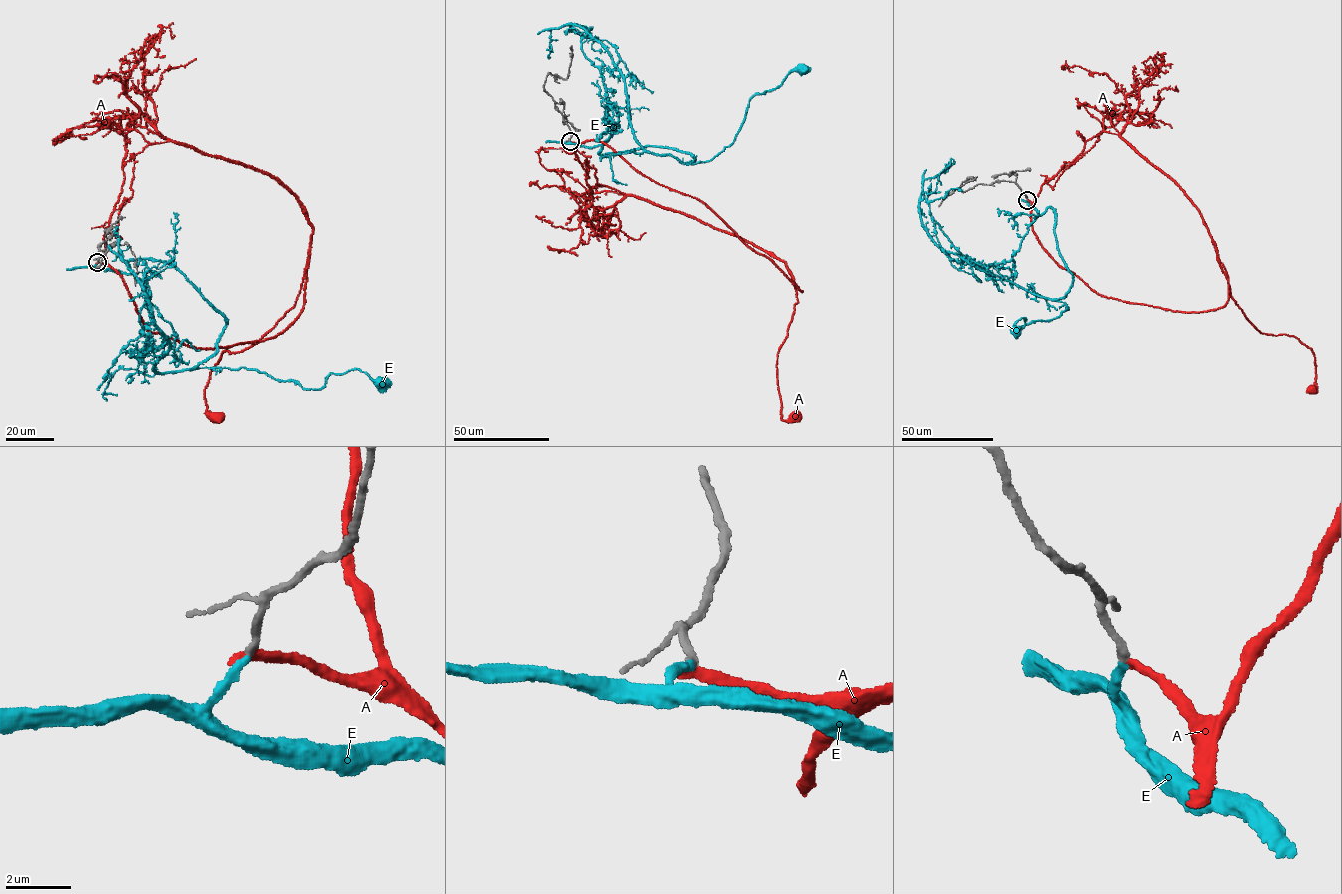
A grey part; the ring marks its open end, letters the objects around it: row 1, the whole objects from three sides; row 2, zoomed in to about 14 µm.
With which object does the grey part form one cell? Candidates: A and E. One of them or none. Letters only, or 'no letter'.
E

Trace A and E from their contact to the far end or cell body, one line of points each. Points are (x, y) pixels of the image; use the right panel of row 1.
A: (1027, 199), (1042, 247), (1103, 296), (1214, 310), (1228, 300), (1227, 273), (1261, 332), (1312, 351), (1312, 389)
E: (1027, 200), (1038, 215), (1054, 209), (1073, 280), (1056, 300), (1068, 309), (1022, 328), (1020, 318), (1015, 330)

